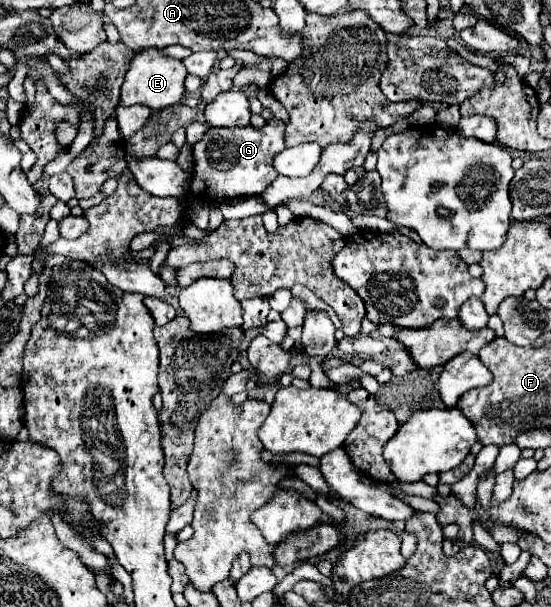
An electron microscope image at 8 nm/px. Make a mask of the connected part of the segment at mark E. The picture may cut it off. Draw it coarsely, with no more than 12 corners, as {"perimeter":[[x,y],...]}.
{"perimeter":[[161,49],[133,57],[119,105],[181,103],[185,65]]}

